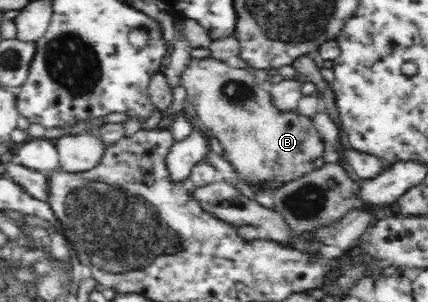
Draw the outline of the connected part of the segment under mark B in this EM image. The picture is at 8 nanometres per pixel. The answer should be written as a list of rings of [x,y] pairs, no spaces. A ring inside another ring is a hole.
[[[209,56],[191,57],[180,72],[180,85],[181,88],[185,88],[186,100],[194,106],[197,119],[221,142],[225,149],[225,159],[231,162],[249,184],[266,180],[275,189],[281,183],[315,168],[313,160],[323,154],[324,149],[314,136],[310,118],[301,117],[295,112],[287,112],[287,114],[277,112],[271,106],[266,87],[258,85],[254,77],[243,68],[233,68]]]

